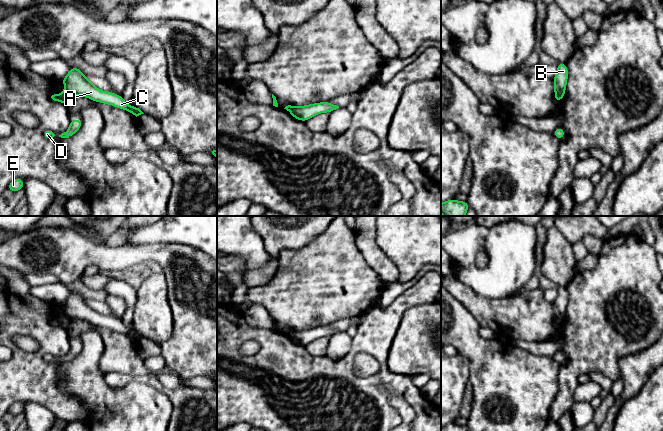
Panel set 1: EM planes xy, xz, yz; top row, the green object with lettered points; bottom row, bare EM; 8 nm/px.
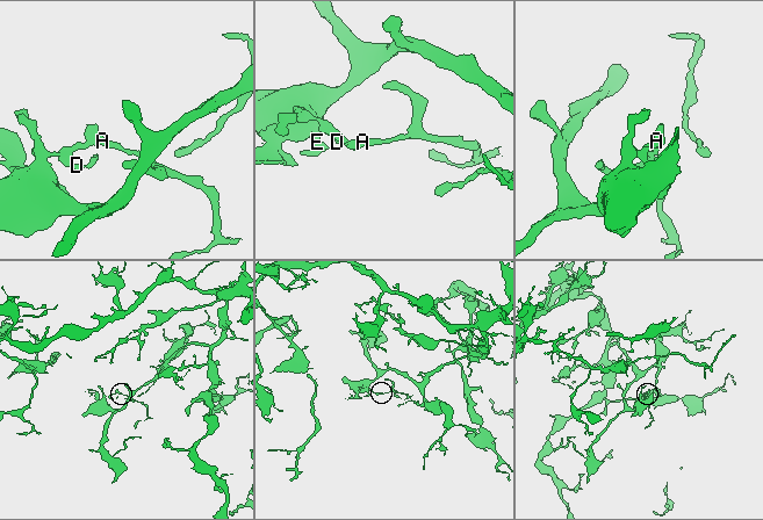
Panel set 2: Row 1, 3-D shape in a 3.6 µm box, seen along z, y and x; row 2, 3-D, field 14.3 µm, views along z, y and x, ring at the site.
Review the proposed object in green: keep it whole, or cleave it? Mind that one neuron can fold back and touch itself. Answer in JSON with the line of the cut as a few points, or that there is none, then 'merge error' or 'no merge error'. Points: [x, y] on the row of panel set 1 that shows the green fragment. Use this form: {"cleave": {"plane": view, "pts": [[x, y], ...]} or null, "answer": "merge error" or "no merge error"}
{"cleave": {"plane": "xy", "pts": [[65, 91], [70, 96]]}, "answer": "merge error"}

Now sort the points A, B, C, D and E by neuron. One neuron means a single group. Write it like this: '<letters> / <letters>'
A B C / D E

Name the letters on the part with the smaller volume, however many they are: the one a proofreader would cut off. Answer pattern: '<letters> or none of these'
A, B, C

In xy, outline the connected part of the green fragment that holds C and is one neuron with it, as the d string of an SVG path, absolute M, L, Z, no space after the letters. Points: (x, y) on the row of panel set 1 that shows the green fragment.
M70 66L69 73L61 80L64 84L65 92L68 93L70 97L74 95L84 96L92 101L109 104L119 109L128 111L136 117L144 114L134 104L129 106L121 95L117 95L113 92L102 91L96 88L92 84L91 80L76 67Z

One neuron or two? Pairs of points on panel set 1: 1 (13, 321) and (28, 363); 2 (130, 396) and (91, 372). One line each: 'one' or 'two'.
1: one
2: one

